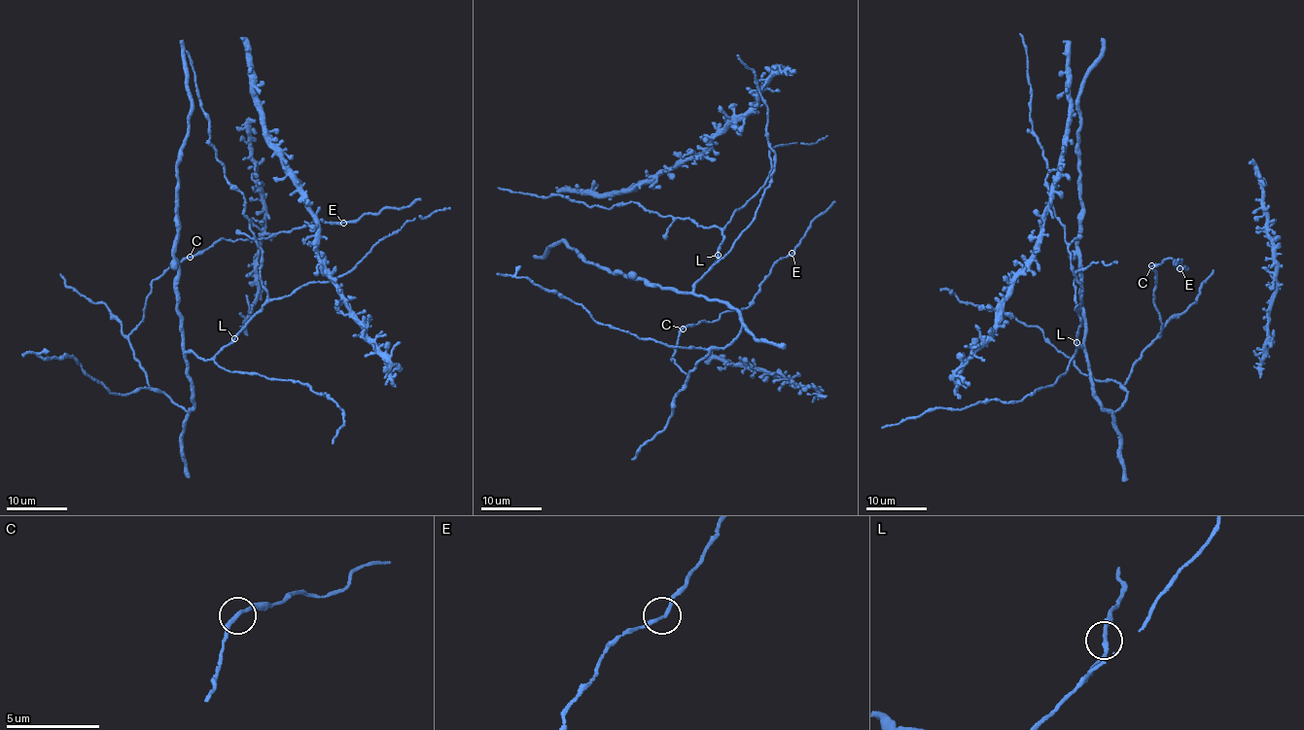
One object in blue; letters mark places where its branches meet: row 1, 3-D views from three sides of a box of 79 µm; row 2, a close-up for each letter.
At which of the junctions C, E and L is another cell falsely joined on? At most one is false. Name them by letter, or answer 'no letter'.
no letter

